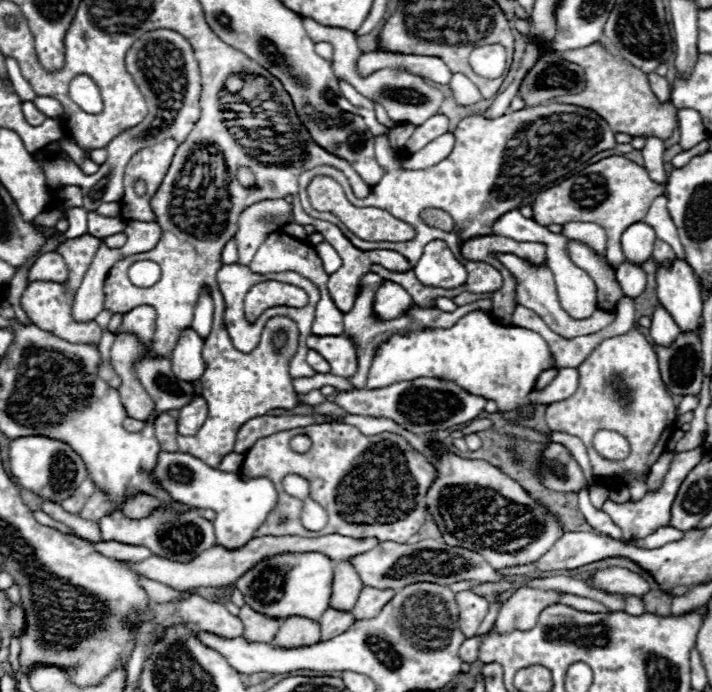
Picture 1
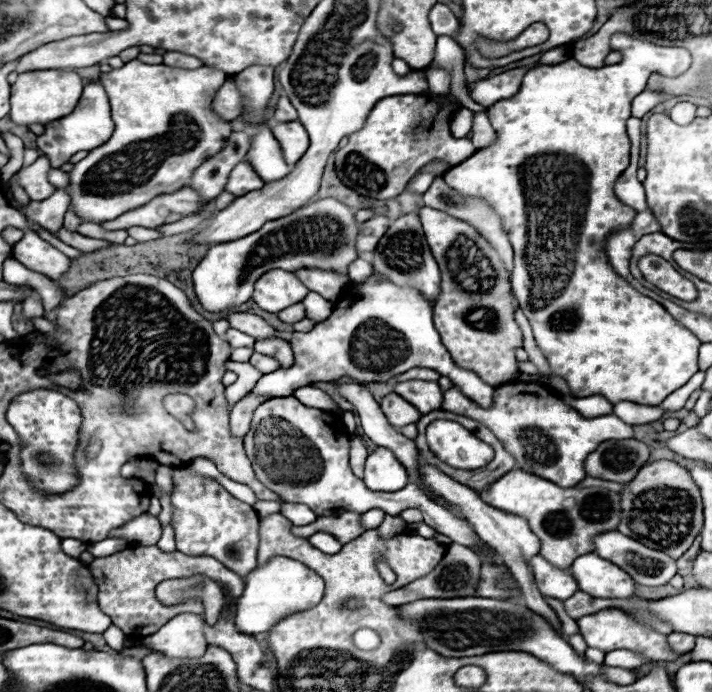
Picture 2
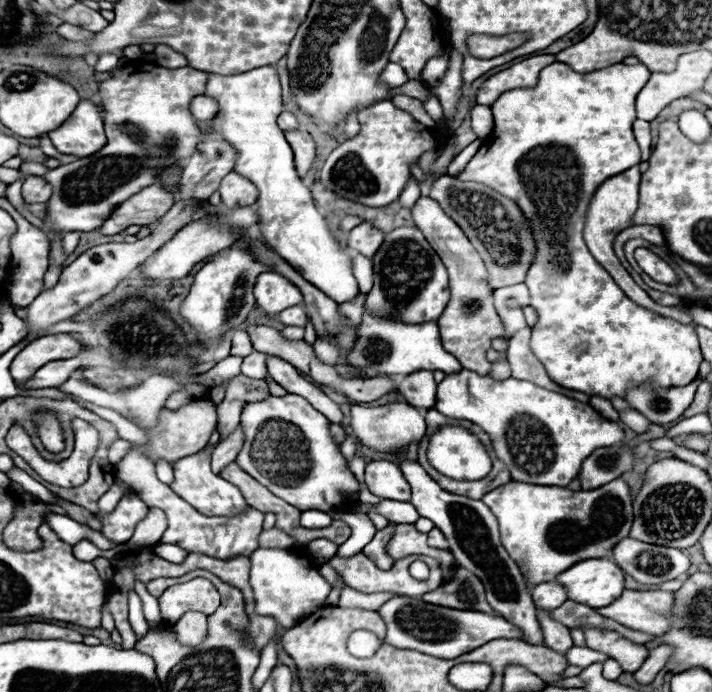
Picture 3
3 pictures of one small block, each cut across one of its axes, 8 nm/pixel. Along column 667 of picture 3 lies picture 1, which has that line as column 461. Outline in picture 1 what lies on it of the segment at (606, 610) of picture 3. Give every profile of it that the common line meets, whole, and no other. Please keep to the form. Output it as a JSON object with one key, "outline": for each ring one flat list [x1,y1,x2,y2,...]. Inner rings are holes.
{"outline":[[470,590,458,592,456,594,456,602,458,602,458,608,460,608,458,626,460,626,462,634,466,638,470,638,470,636,476,634,476,630,478,630,480,622,484,620,490,604,482,596,478,596,478,594,470,592]]}

